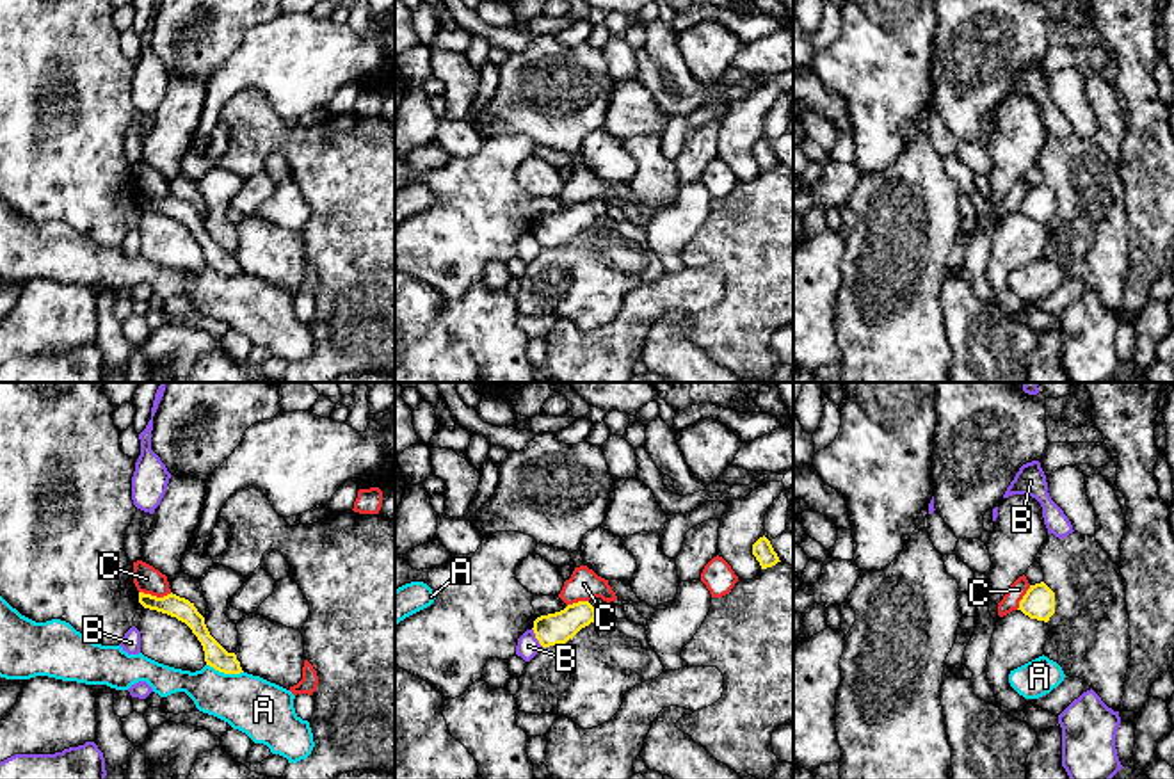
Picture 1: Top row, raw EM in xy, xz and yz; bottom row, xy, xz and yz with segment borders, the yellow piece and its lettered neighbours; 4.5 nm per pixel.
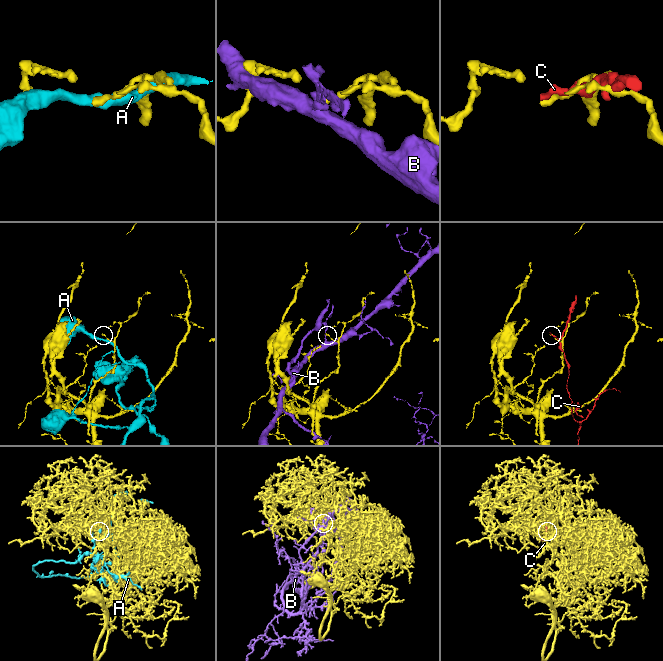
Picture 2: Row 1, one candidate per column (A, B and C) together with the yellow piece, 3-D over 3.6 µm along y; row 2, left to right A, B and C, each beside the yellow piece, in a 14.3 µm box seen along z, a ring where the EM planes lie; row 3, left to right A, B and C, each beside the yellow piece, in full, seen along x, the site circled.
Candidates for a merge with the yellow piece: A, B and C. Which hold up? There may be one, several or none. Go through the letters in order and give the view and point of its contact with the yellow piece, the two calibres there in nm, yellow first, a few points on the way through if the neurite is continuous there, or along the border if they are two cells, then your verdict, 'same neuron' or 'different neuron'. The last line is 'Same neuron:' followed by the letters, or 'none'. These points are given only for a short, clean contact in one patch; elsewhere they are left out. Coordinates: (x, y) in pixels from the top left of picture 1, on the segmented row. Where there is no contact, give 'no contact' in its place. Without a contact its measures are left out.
A: contact xy (225, 673); calibres 100 and 260 nm; different neuron
B: contact xz (536, 637); calibres 140 and 100 nm; different neuron
C: contact xy (155, 596); calibres 100 and 120 nm; different neuron
Same neuron: none

